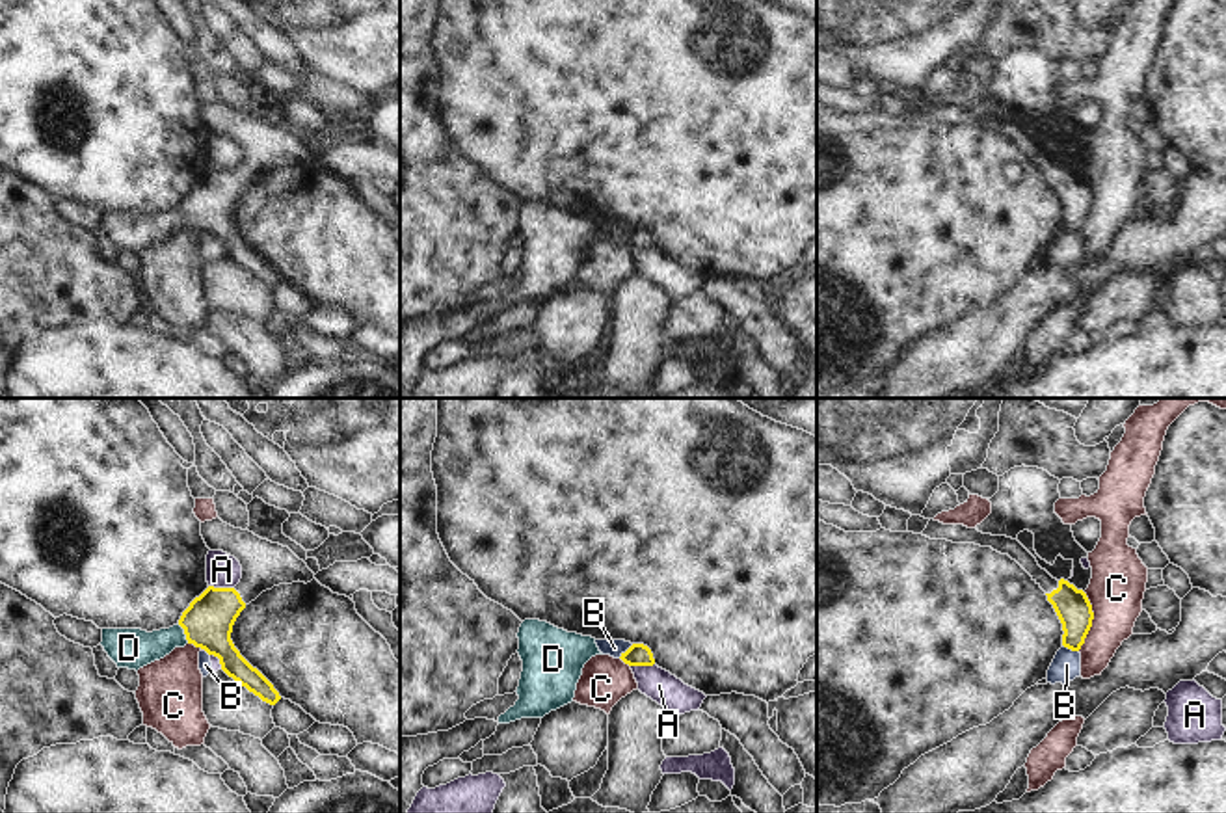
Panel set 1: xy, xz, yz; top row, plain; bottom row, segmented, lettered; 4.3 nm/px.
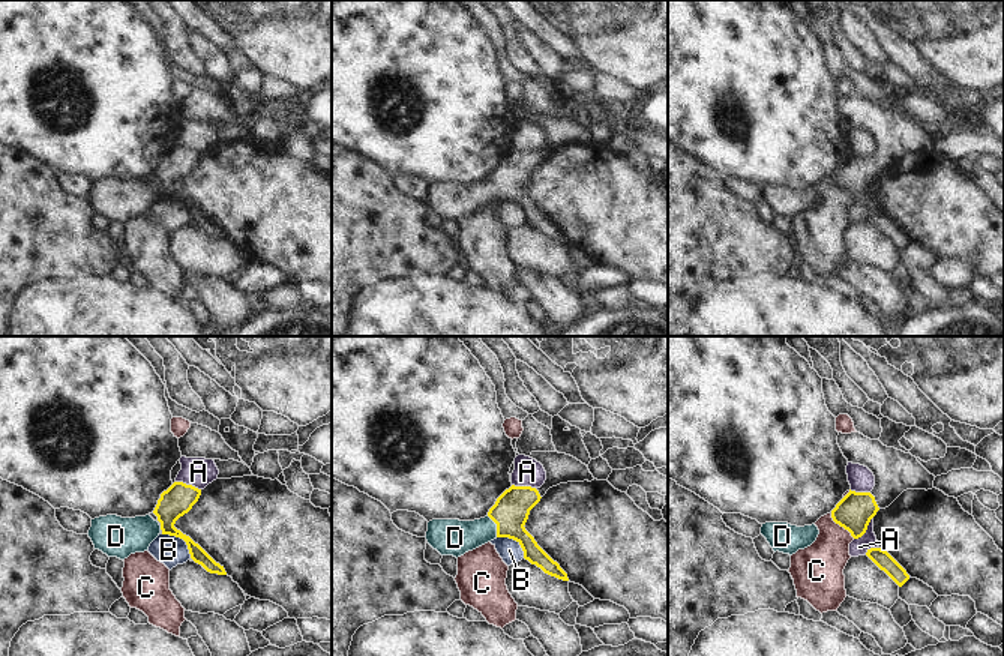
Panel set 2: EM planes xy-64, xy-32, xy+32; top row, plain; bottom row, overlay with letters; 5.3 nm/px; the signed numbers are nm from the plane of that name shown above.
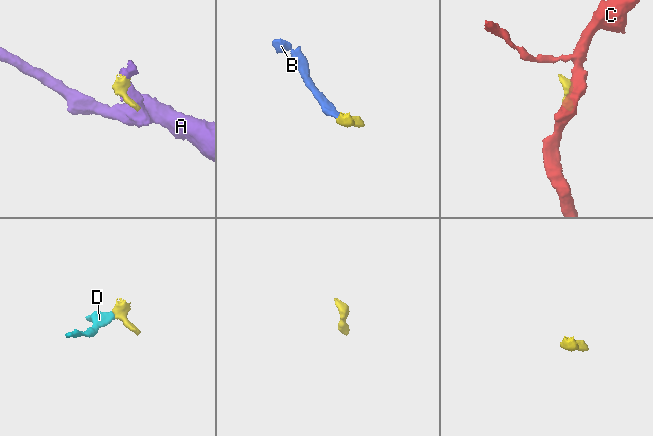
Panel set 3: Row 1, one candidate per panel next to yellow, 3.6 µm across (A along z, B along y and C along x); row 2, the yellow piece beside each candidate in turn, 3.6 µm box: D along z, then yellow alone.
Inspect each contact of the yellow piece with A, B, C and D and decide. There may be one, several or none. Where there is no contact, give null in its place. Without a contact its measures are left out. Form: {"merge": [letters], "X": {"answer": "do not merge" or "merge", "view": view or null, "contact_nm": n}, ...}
{"merge": ["D"], "A": {"answer": "do not merge", "view": "xy", "contact_nm": 110}, "B": {"answer": "do not merge", "view": "xz", "contact_nm": 90}, "C": {"answer": "do not merge", "view": "yz", "contact_nm": 260}, "D": {"answer": "merge", "view": "xy", "contact_nm": 100}}

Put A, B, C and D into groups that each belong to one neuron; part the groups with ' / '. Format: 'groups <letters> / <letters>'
groups A B / C / D

